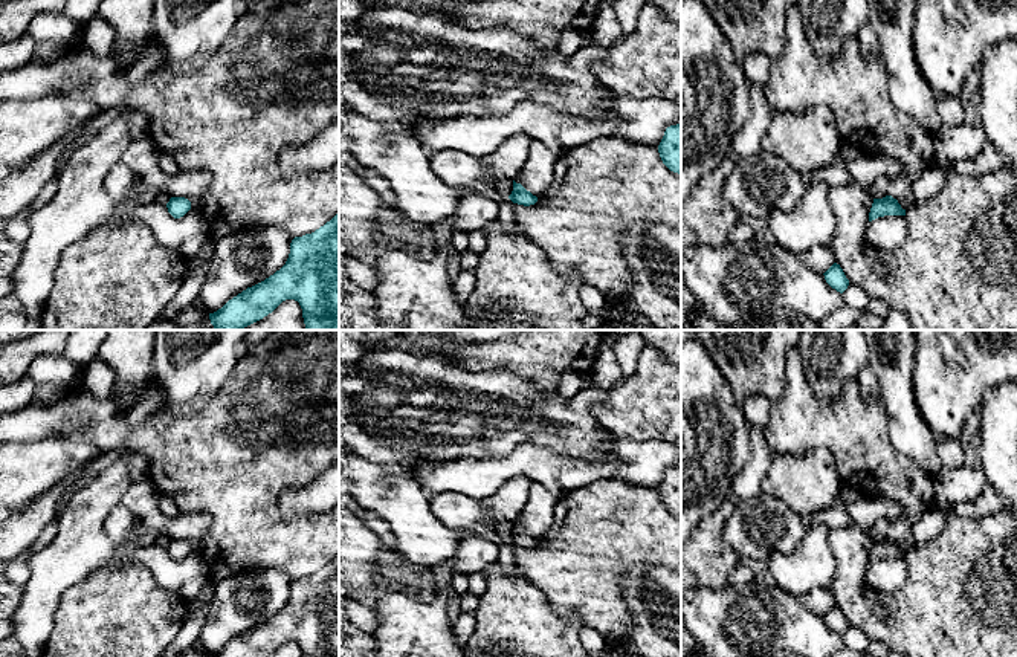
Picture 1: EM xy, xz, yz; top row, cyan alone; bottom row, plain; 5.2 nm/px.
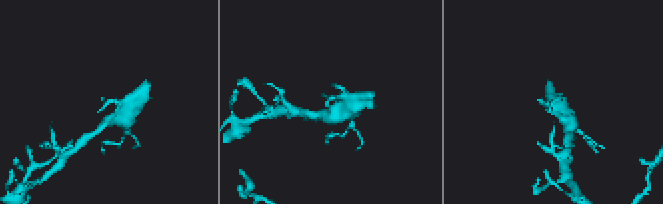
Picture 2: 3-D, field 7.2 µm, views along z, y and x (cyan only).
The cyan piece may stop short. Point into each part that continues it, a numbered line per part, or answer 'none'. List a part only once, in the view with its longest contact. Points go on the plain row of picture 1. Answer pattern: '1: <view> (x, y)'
none

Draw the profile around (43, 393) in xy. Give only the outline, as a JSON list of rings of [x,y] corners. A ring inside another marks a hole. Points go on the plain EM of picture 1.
[[[37,385],[32,403],[56,399],[61,394],[64,393],[58,388],[49,385]]]

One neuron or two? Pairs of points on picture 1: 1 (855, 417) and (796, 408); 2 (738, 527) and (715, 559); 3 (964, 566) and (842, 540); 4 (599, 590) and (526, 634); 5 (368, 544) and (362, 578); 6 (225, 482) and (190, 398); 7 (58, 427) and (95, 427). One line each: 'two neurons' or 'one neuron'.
1: one neuron
2: two neurons
3: one neuron
4: two neurons
5: one neuron
6: two neurons
7: one neuron

